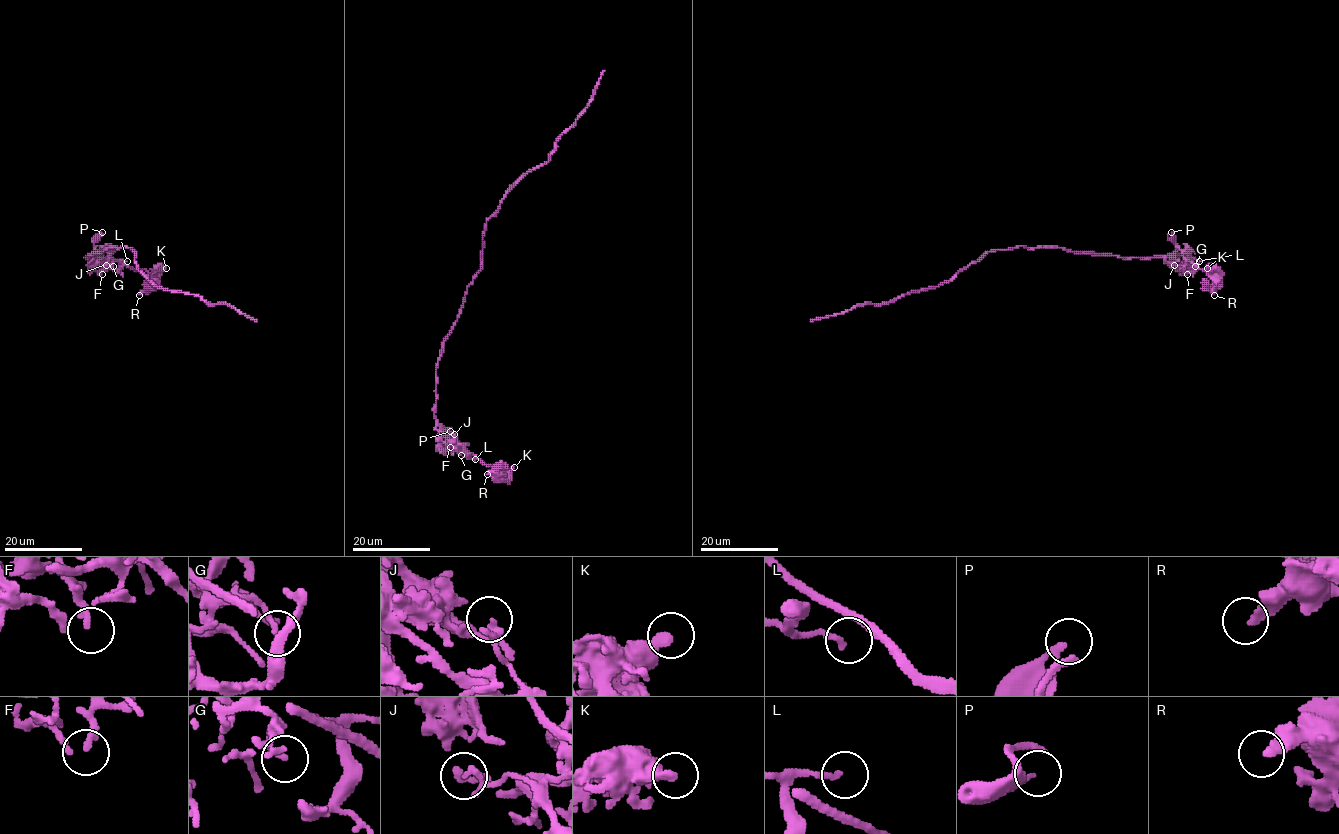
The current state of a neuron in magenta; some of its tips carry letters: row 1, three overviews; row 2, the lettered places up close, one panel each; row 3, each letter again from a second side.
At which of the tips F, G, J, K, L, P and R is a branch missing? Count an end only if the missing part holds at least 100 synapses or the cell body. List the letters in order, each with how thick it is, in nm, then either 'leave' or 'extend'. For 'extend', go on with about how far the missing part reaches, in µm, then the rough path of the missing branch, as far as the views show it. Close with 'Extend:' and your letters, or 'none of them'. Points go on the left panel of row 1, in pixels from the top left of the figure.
F: 200 nm | leave
G: 160 nm | leave
J: 160 nm | leave
K: 440 nm | leave
L: 170 nm | leave
P: 160 nm | leave
R: 320 nm | leave
Extend: none of them

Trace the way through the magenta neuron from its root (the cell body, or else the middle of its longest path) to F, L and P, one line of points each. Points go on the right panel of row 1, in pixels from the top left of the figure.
F: (1022, 246), (1061, 247), (1079, 253), (1128, 258), (1175, 255), (1182, 262), (1190, 264), (1187, 274)
L: (1022, 246), (1061, 247), (1128, 258), (1163, 257), (1178, 267), (1186, 260), (1195, 266), (1199, 261)
P: (1022, 246), (1061, 247), (1079, 253), (1128, 258), (1167, 257), (1177, 248), (1171, 232)

